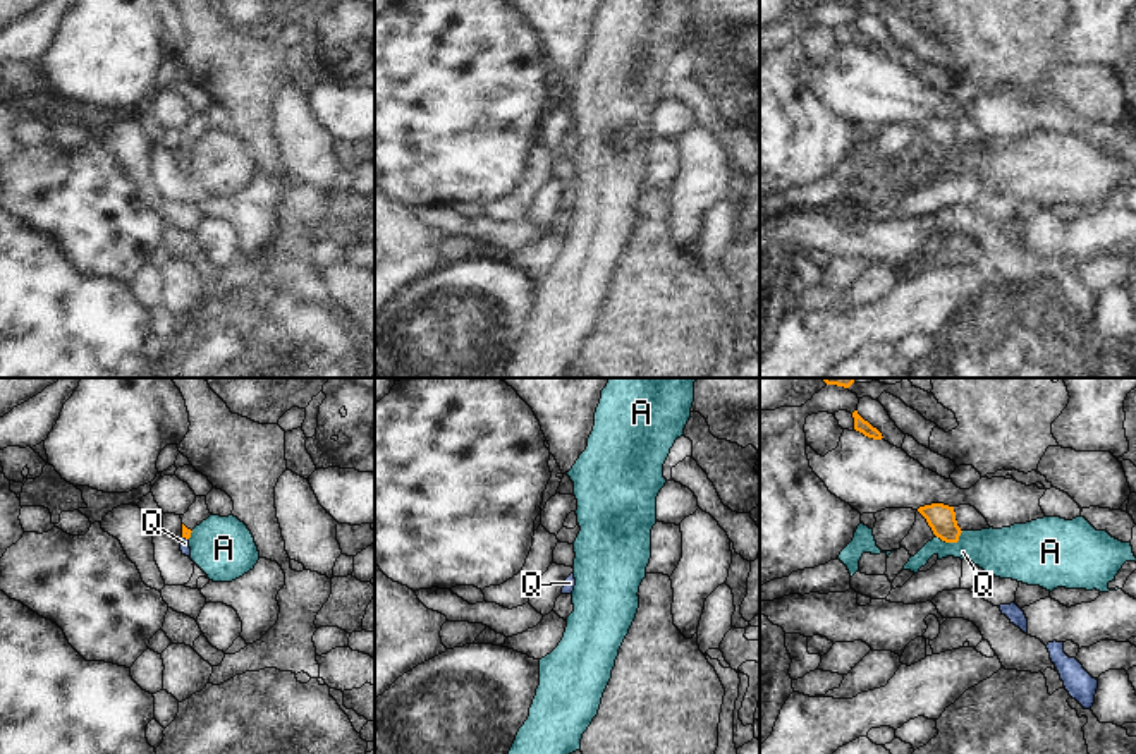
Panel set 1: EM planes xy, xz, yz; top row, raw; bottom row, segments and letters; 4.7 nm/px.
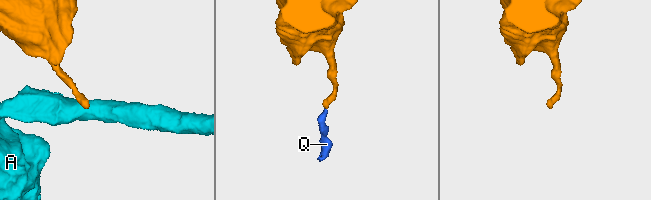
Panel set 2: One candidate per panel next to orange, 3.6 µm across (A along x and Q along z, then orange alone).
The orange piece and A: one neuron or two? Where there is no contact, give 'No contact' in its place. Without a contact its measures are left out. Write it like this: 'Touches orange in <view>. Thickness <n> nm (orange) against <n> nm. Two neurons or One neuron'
Touches orange in yz. Thickness 130 nm (orange) against 220 nm. Two neurons

